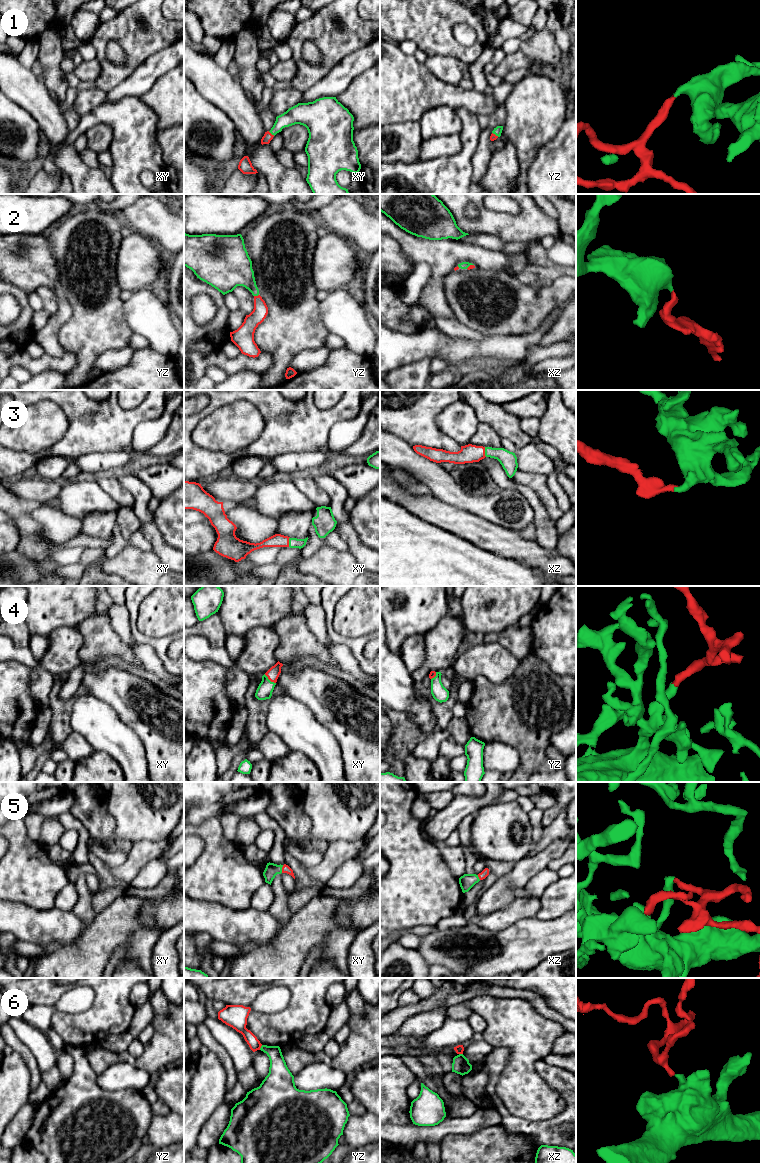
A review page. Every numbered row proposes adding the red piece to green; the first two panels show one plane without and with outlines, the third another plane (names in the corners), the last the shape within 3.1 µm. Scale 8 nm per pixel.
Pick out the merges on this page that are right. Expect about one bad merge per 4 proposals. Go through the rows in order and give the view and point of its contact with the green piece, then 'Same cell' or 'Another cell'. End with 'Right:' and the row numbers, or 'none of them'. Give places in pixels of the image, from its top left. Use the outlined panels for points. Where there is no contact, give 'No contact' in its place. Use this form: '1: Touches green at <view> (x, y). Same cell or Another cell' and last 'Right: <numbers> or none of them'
1: Touches green at xy (271, 133). Same cell
2: Touches green at yz (256, 295). Same cell
3: Touches green at xz (485, 452). Same cell
4: Touches green at xy (269, 680). Same cell
5: Touches green at xy (281, 869). Same cell
6: Touches green at yz (261, 1047). Another cell
Right: 1, 2, 3, 4, 5

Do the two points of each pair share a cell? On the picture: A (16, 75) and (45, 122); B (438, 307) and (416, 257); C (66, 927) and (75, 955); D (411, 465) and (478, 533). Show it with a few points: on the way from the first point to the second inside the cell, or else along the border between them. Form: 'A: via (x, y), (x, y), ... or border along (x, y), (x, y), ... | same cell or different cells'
A: via (23, 87), (45, 110) | same cell
B: via (435, 292), (435, 266), (431, 262) | same cell
C: border along (87, 928), (72, 945), (62, 947) | different cells
D: border along (433, 494), (442, 500), (471, 512) | different cells

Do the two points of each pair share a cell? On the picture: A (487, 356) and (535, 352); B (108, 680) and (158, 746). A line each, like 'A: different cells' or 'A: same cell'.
A: different cells
B: same cell

